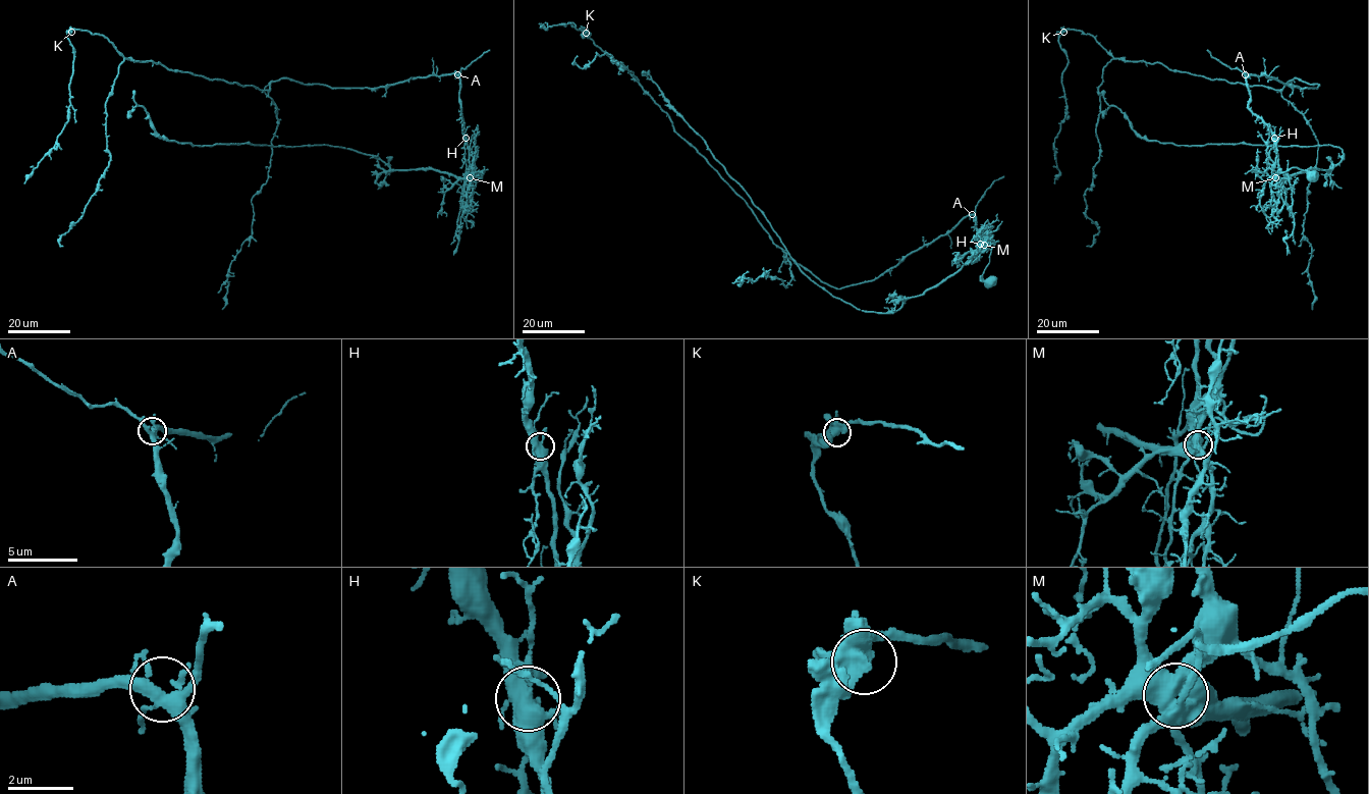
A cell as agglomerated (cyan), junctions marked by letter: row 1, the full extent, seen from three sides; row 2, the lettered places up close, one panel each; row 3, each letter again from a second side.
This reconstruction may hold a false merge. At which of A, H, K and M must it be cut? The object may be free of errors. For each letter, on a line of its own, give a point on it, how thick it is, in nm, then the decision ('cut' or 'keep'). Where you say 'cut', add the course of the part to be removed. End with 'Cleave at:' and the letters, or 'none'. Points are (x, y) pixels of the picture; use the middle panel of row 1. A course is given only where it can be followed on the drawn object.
A: (972, 214) | 320 nm | keep
H: (980, 244) | 480 nm | keep
K: (586, 33) | 500 nm | keep
M: (984, 245) | 600 nm | cut | (984, 245), (970, 215), (875, 278), (839, 288), (820, 281), (786, 258), (588, 31), (538, 23)
Cleave at: M

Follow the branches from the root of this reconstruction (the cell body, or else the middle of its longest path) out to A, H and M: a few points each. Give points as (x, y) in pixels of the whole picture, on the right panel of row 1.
A: (1312, 175), (1297, 167), (1271, 173), (1277, 171), (1277, 176), (1275, 139), (1249, 108), (1250, 91), (1245, 74)
H: (1312, 175), (1297, 167), (1282, 172), (1272, 170), (1272, 174), (1277, 171), (1276, 176), (1278, 169), (1274, 138)
M: (1312, 175), (1309, 170), (1291, 167), (1282, 172), (1272, 170), (1272, 174), (1277, 171), (1275, 176)

